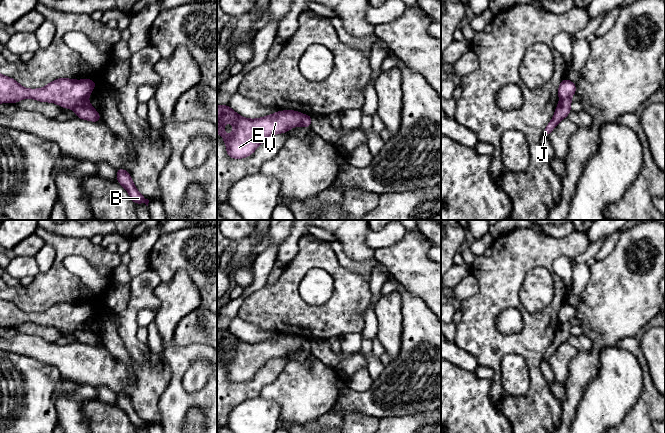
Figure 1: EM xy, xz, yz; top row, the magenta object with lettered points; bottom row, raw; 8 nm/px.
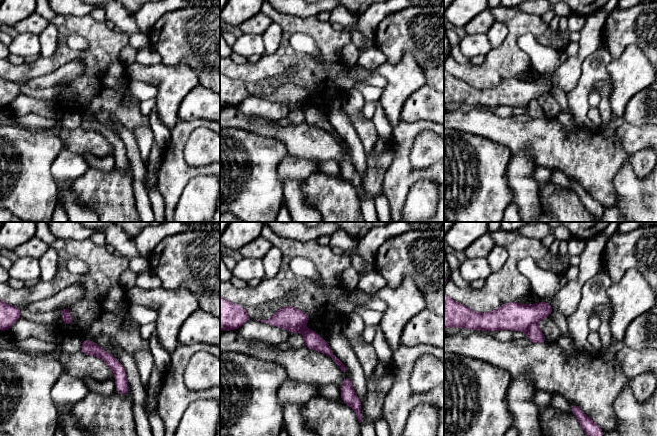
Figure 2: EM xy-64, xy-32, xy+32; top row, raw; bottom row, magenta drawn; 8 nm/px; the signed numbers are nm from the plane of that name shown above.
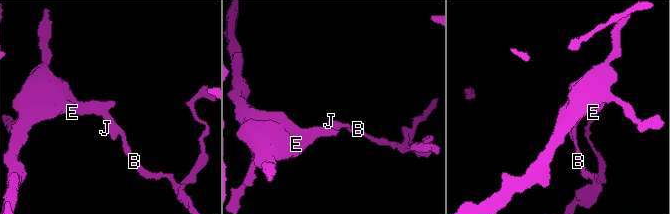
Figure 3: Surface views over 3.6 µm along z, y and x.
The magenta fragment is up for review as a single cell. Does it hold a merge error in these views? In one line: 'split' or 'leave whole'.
split

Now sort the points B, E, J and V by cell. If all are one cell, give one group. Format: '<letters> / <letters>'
B J / E V

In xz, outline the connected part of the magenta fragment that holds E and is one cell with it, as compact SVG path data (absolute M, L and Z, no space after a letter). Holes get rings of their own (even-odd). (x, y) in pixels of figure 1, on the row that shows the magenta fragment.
M228 105L217 106L217 134L221 134L224 143L227 146L226 153L233 159L246 158L255 152L256 148L261 145L267 138L279 133L286 133L292 127L303 126L304 115L298 111L286 110L277 111L259 119L246 119ZM231 122L234 125L234 132L231 135L224 133L224 123Z

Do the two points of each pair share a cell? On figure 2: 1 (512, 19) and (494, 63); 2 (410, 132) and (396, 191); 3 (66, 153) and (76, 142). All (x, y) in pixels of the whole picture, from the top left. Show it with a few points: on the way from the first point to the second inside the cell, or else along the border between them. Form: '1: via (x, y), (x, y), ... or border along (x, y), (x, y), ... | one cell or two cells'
1: via (512, 30), (509, 48), (505, 52) | one cell
2: via (402, 147), (400, 153), (400, 176) | one cell
3: border along (62, 143), (82, 157) | two cells

